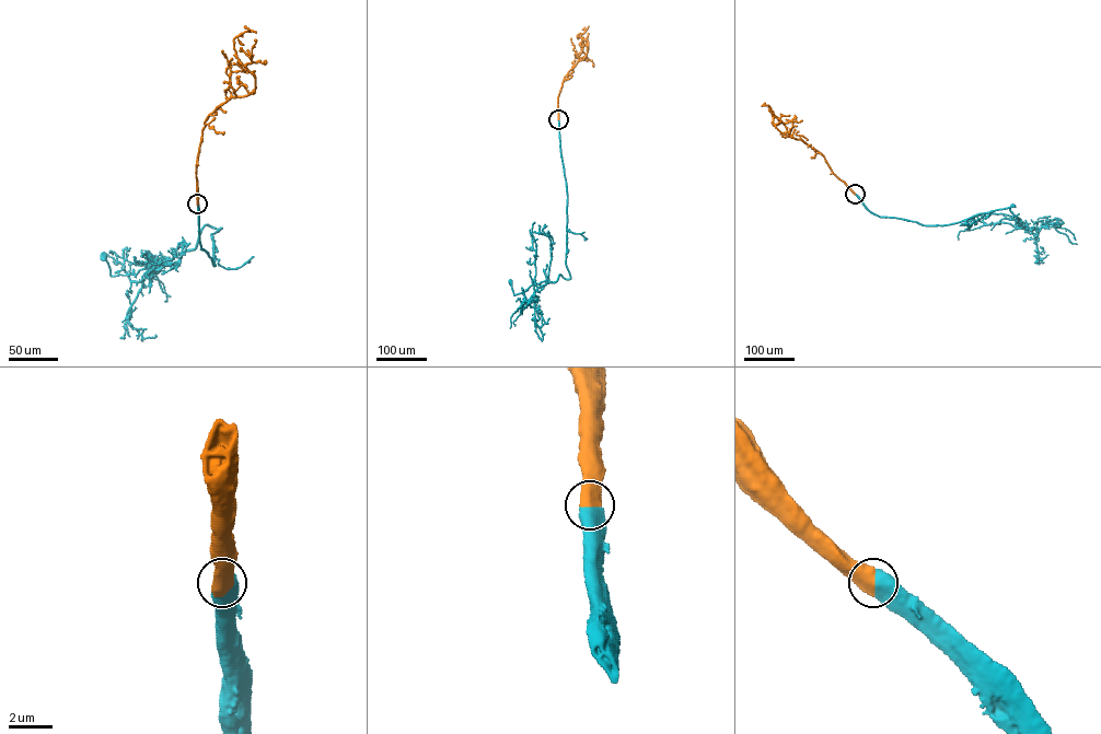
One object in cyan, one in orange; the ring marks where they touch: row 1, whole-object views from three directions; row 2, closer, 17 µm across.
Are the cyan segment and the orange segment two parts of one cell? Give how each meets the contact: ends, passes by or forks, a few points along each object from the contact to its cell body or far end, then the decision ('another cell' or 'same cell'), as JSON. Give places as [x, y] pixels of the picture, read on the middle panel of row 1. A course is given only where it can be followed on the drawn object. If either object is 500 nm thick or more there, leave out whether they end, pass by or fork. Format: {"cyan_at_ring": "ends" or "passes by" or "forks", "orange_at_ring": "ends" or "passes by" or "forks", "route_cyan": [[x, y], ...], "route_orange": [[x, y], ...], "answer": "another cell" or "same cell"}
{"route_cyan": [[558, 119], [567, 196], [566, 263], [570, 278], [559, 275], [555, 281], [533, 284], [514, 294], [510, 281]], "route_orange": [[558, 119], [557, 97], [565, 77], [583, 58], [588, 49], [588, 42], [577, 35], [583, 33], [582, 28]], "answer": "same cell"}

